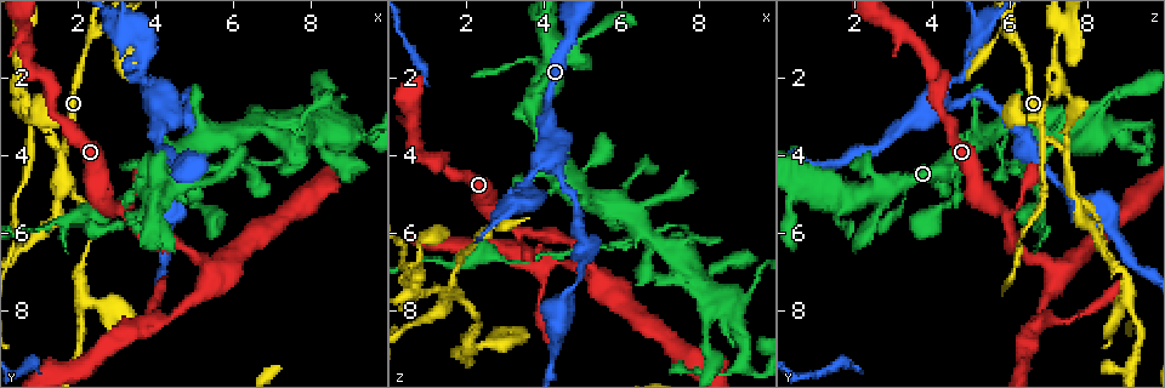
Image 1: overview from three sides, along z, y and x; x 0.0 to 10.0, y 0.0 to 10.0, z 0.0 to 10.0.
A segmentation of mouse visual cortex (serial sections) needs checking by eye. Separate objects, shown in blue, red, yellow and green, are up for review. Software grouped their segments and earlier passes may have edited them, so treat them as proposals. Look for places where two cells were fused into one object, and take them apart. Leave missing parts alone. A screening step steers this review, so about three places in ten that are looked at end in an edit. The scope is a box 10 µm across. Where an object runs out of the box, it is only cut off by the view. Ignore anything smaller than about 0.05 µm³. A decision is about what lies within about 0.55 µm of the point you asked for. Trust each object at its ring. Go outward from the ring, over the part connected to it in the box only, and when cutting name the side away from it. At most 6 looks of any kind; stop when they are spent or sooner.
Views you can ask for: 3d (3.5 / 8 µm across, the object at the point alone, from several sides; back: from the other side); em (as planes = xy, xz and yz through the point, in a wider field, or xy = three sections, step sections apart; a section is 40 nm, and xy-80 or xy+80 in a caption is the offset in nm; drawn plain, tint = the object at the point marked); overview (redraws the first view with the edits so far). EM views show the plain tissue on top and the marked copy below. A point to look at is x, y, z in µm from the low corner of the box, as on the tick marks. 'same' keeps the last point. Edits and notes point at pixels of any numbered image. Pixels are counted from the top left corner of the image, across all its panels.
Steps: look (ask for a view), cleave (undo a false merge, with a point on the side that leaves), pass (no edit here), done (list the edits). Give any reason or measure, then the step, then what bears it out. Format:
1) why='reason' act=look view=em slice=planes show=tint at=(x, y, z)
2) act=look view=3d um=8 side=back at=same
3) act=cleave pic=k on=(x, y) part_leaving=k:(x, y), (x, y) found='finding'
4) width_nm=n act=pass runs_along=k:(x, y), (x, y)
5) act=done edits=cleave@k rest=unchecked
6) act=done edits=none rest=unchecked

why='three-way junction' act=look view=3d um=3.5 side=back at=(1.65, 3.95, 7.45)

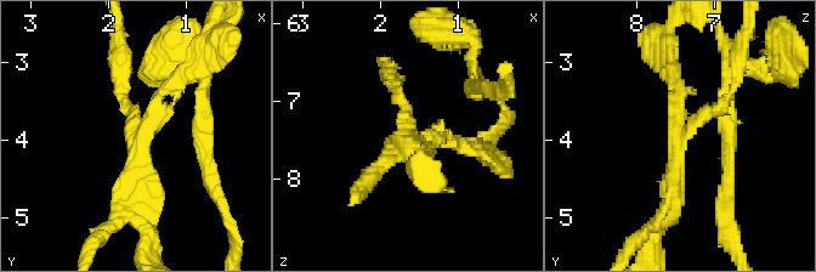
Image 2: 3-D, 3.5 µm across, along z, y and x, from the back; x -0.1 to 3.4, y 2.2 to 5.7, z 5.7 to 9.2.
arms=3 arm_widths_nm=150,150,250 why='shape alone is not enough' act=look view=em slice=xy step=5 show=tint at=(1.65, 3.90, 7.40)

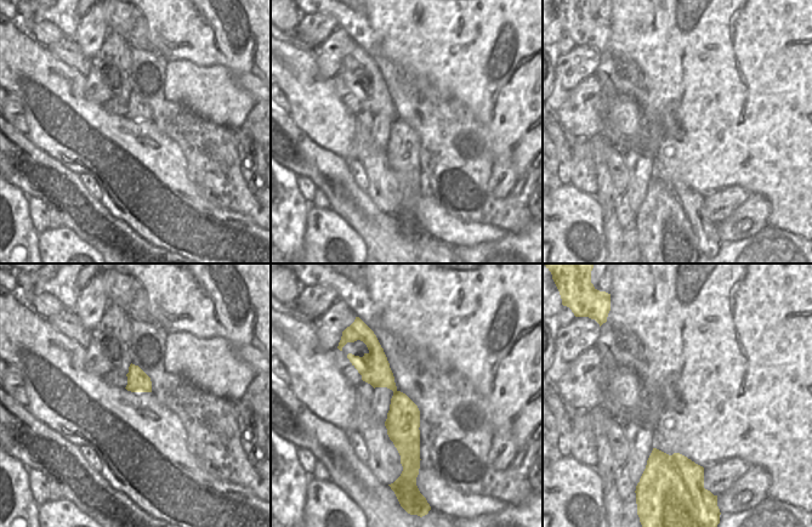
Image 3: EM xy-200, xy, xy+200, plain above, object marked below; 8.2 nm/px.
why='cut it another way' act=look view=em slice=xy step=3 show=tint at=same

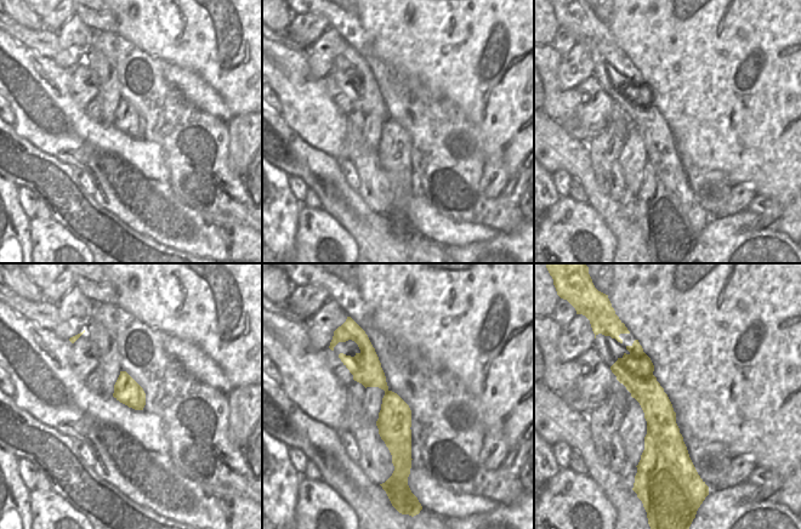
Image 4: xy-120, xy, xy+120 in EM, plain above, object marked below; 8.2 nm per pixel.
act=cleave pic=2 on=(441, 126) part_leaving=2:(142, 129), (210, 32) found='two cells meet here'

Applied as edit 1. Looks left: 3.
act=look view=3d um=3.5 at=(3.35, 0.85, 5.15)

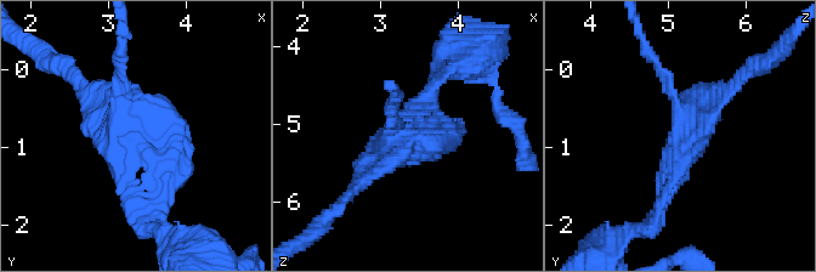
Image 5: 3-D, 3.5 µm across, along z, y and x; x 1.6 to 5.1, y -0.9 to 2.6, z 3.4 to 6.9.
why='shape alone is not enough' act=look view=em slice=xy step=5 show=tint at=(3.40, 0.90, 5.20)

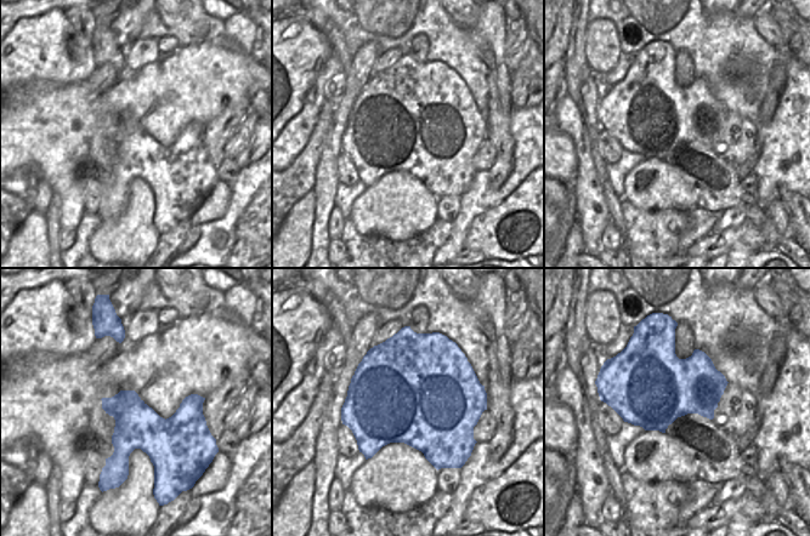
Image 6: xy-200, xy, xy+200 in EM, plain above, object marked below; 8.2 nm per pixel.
act=cleave pic=5 on=(120, 63) part_leaving=5:(675, 101), (673, 90), (661, 72) found='two cells meet here'

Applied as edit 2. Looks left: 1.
act=done edits=cleave@2,cleave@5 rest=unchecked

